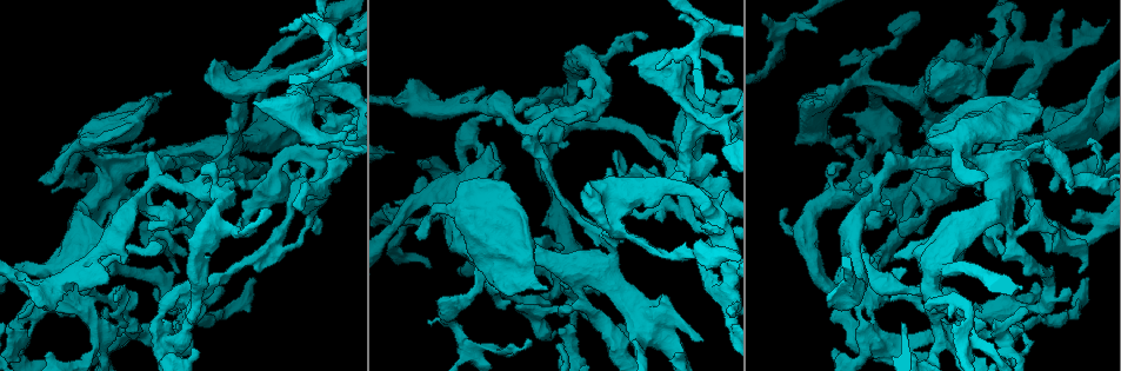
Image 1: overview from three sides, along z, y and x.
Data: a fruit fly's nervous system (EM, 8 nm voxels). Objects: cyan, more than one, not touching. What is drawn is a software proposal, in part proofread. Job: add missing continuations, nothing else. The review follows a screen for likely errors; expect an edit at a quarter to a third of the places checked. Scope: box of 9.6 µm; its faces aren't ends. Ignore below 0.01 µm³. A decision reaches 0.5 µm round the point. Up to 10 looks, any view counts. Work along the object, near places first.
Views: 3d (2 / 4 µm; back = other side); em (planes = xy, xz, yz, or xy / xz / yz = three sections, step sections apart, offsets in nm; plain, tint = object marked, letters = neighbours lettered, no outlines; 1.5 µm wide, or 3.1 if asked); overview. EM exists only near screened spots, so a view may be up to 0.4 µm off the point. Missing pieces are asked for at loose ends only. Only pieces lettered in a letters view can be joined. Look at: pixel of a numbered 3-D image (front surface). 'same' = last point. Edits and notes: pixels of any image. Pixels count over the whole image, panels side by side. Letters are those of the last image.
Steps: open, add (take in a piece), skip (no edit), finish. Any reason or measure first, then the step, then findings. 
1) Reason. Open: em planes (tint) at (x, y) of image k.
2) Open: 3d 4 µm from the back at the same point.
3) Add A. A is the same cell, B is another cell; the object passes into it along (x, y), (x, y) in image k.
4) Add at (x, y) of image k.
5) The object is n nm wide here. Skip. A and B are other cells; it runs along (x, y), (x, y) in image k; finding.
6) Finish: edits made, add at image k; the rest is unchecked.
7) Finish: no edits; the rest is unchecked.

An open end. Open: 3d 4 µm at (1015, 139) of image 1.

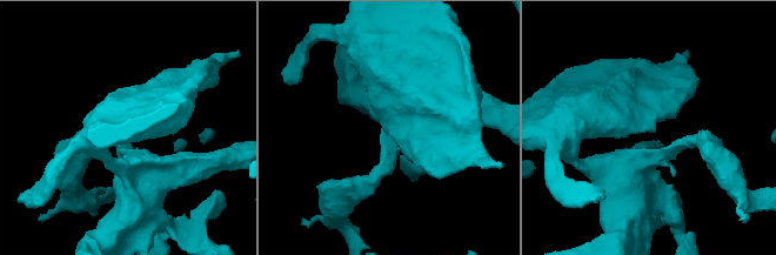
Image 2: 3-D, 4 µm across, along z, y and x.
Shape alone is not enough. Open: em yz step 4 (letters) at (653, 130) of image 2.

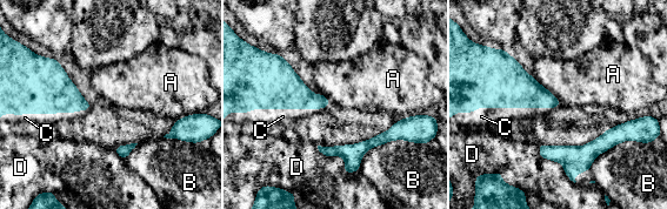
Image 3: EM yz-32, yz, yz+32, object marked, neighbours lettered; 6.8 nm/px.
Open: em planes (letters) at the same point.

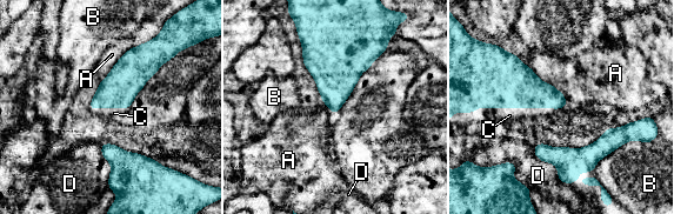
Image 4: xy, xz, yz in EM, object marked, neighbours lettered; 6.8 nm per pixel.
Add C. C is the same cell, A, B and D are other cells; the object passes into it along (494, 79), (518, 107), (509, 115) in image 4; it goes on there.

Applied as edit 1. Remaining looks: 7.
See it whole again. Open: overview.

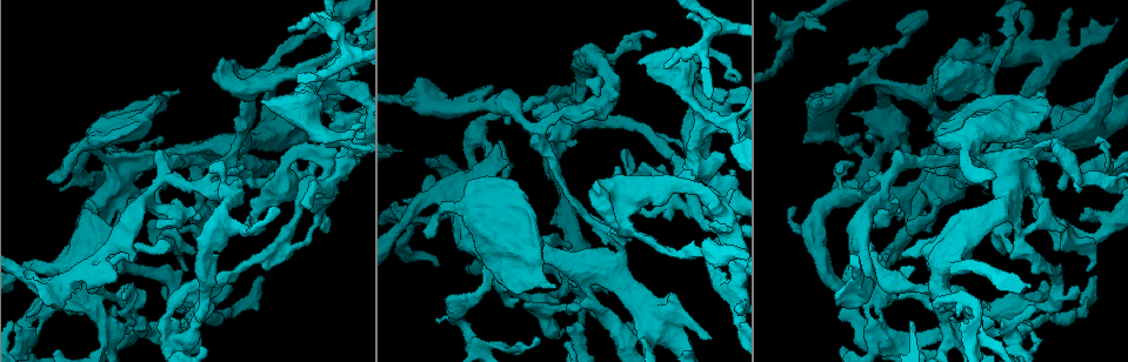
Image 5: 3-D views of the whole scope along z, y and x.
Branch stops here. Open: em yz step 8 (plain) at (664, 65) of image 5.

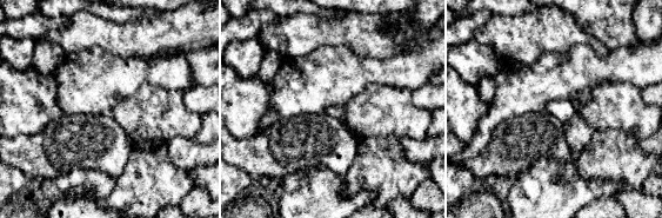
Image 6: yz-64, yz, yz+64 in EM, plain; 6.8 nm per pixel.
Open: em yz step 8 (letters) at the same point.

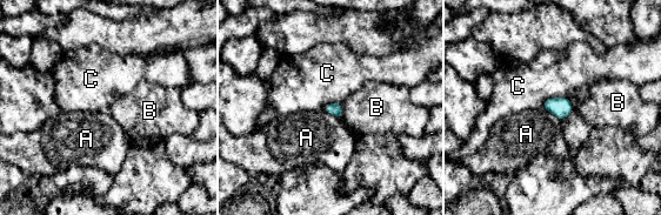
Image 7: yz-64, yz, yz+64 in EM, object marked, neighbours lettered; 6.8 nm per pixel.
Skip. A, B and C are other cells; a border runs along (568, 98), (548, 98), (542, 107) in image 7; no lettered piece goes on from it.

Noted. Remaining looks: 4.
Open: em planes (letters) at (500, 141) of image 5.

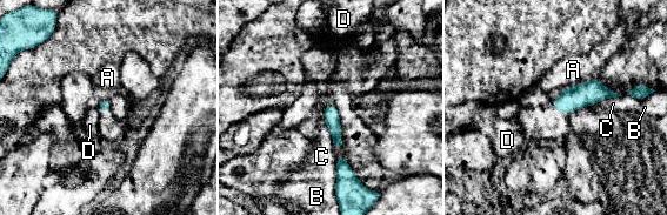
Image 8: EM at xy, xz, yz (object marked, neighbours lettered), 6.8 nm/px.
The longest contact is with C, 280 nm. Skip. A, B, C and D are other cells; a border runs along (622, 95), (606, 98), (584, 107) in image 8; no lettered piece goes on from it.

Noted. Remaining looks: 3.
Free end. Open: em planes (letters) at (595, 286) of image 5.

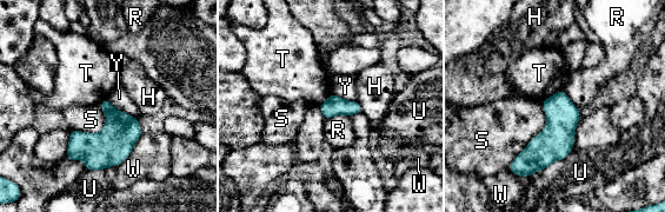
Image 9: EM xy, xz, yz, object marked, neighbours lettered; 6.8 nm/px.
The object is 240 nm wide here. Skip. H, R, S, T, U, W and Y are other cells; a border runs along (542, 104), (545, 126), (506, 169) in image 9; no lettered piece goes on from it.

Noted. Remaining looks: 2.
Finish: edits made, add at image 4; the rest is unchecked.

